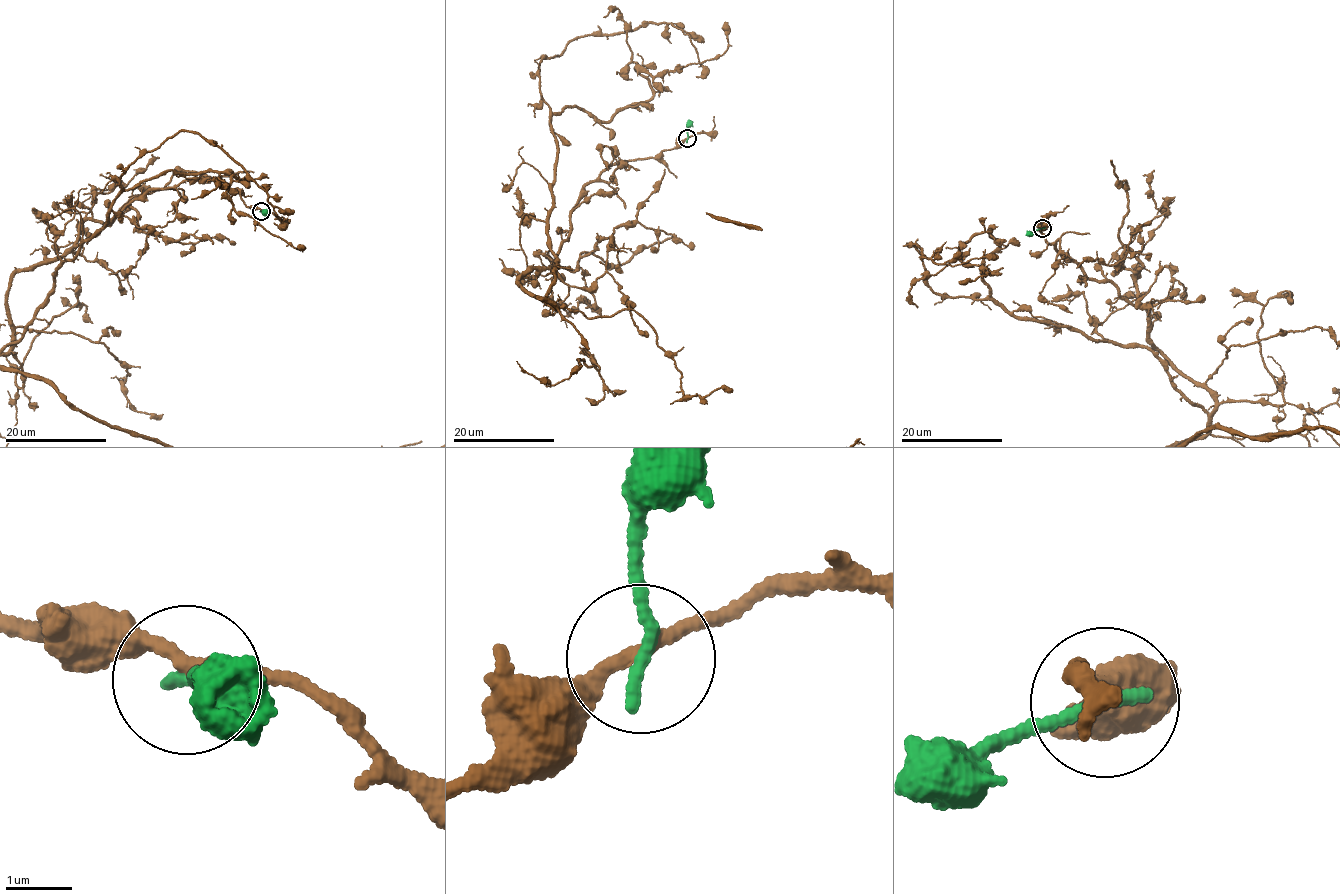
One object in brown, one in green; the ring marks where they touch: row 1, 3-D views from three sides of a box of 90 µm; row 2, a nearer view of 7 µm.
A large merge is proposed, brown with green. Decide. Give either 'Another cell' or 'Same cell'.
Another cell

